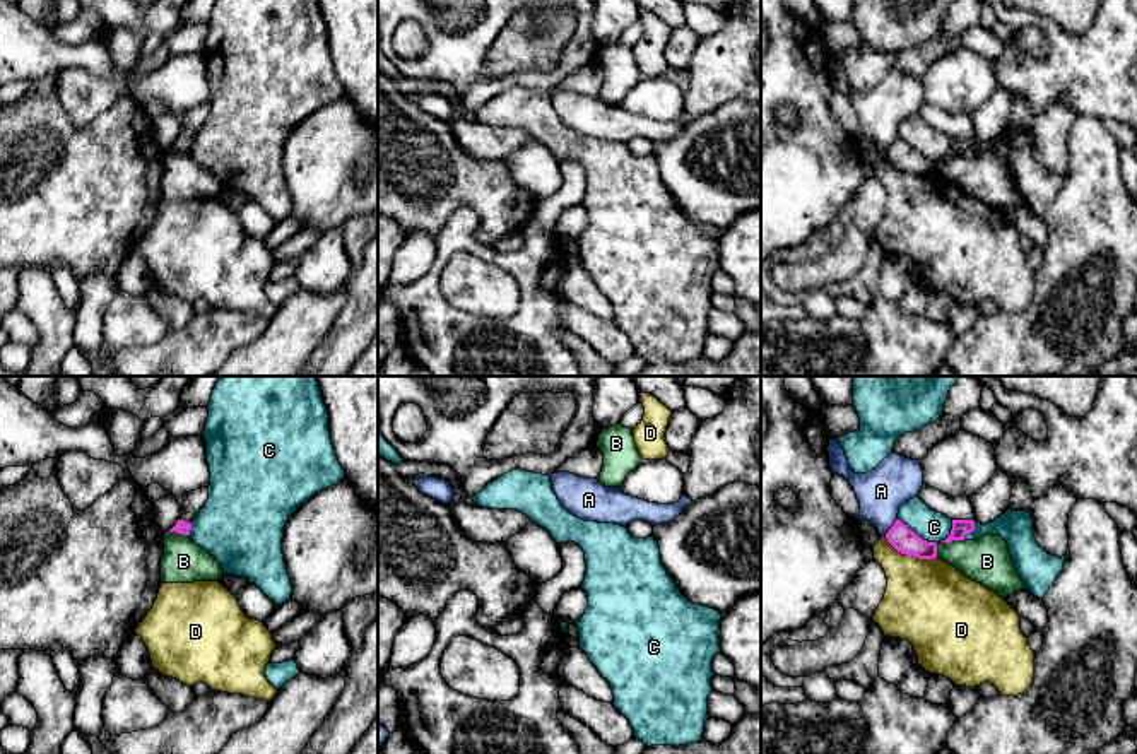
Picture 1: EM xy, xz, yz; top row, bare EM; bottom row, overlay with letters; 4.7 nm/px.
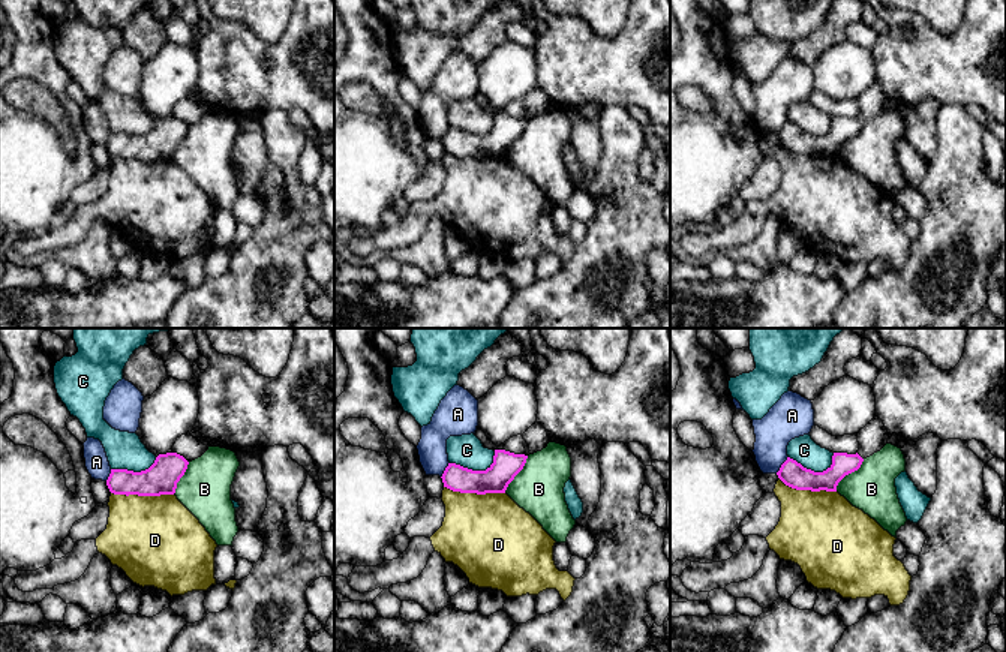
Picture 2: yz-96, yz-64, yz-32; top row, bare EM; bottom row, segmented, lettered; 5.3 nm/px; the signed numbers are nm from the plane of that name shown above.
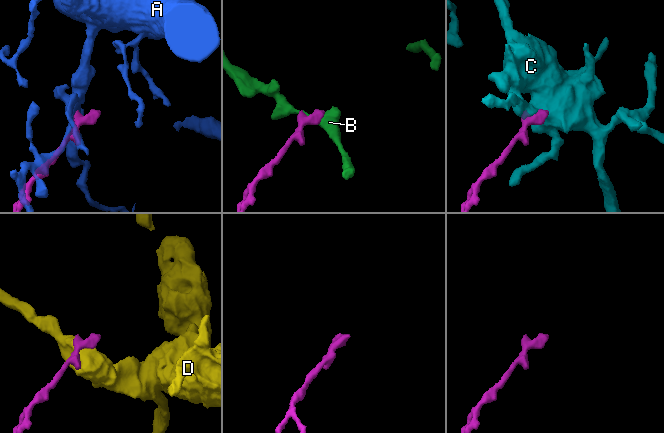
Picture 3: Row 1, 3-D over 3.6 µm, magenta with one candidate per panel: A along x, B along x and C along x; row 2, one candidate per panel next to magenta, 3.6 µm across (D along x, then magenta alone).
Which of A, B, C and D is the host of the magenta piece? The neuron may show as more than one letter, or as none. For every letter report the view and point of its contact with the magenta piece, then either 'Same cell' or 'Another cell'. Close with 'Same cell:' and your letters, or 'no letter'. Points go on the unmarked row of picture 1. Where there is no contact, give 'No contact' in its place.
A: Touches magenta at yz (891, 144). Another cell
B: Touches magenta at xy (178, 149). Another cell
C: Touches magenta at yz (915, 151). Another cell
D: Touches magenta at yz (910, 171). Another cell
Same cell: no letter

